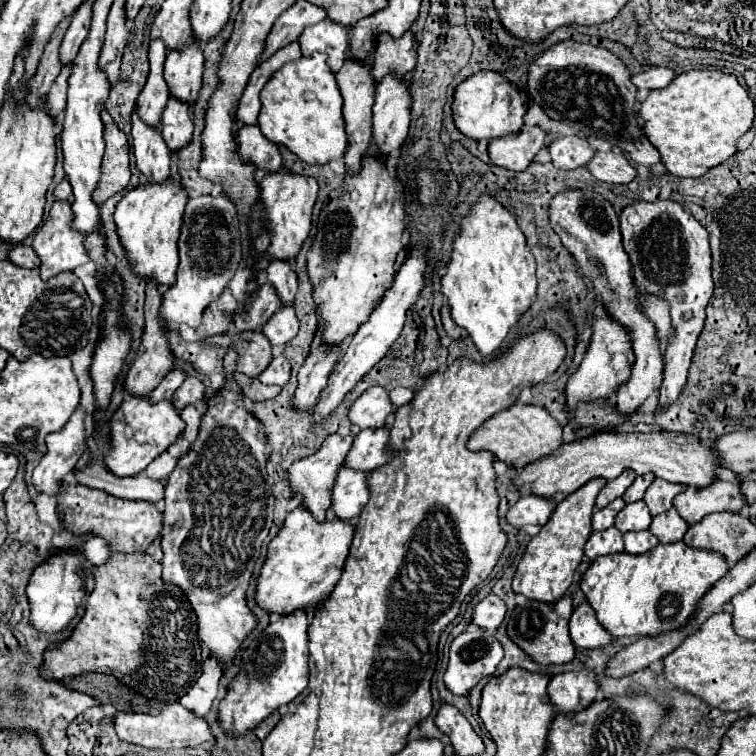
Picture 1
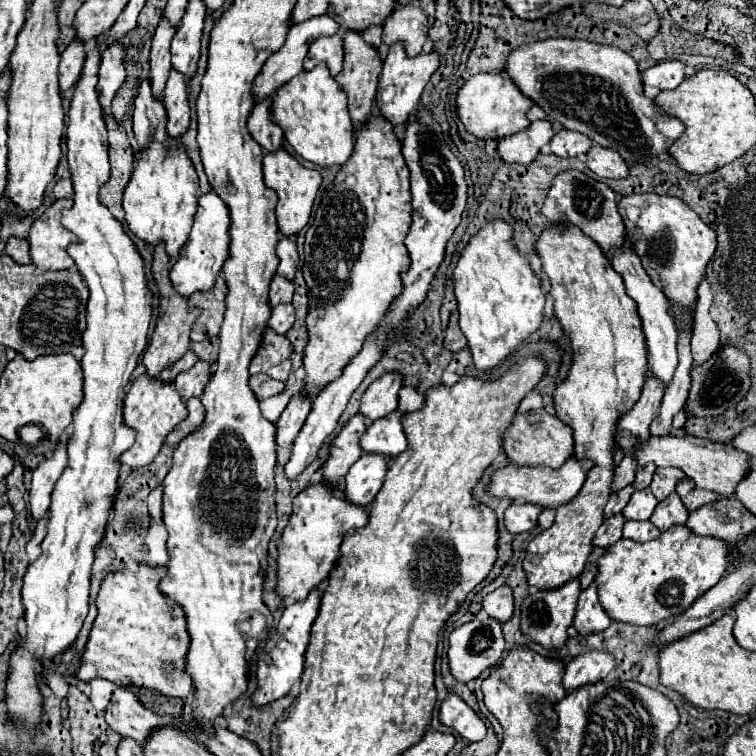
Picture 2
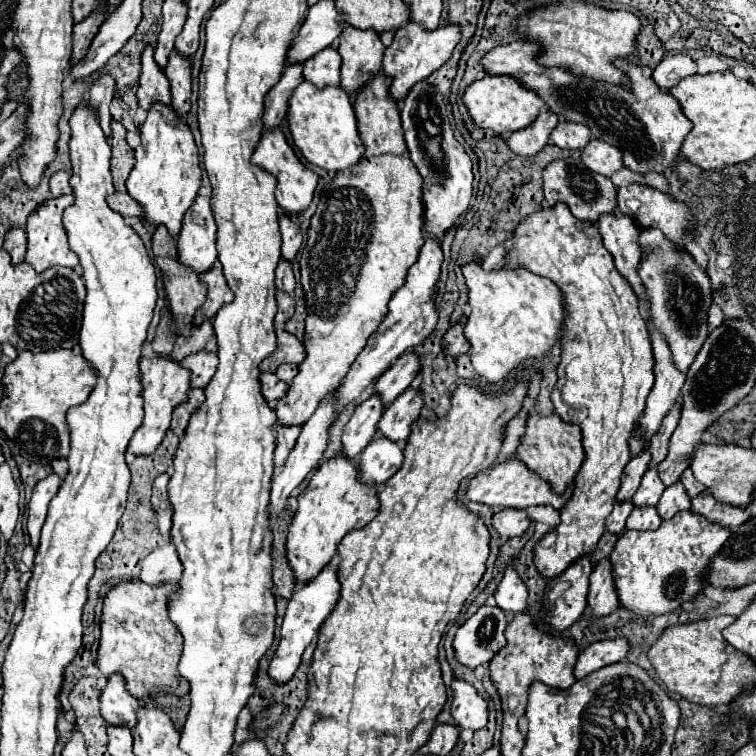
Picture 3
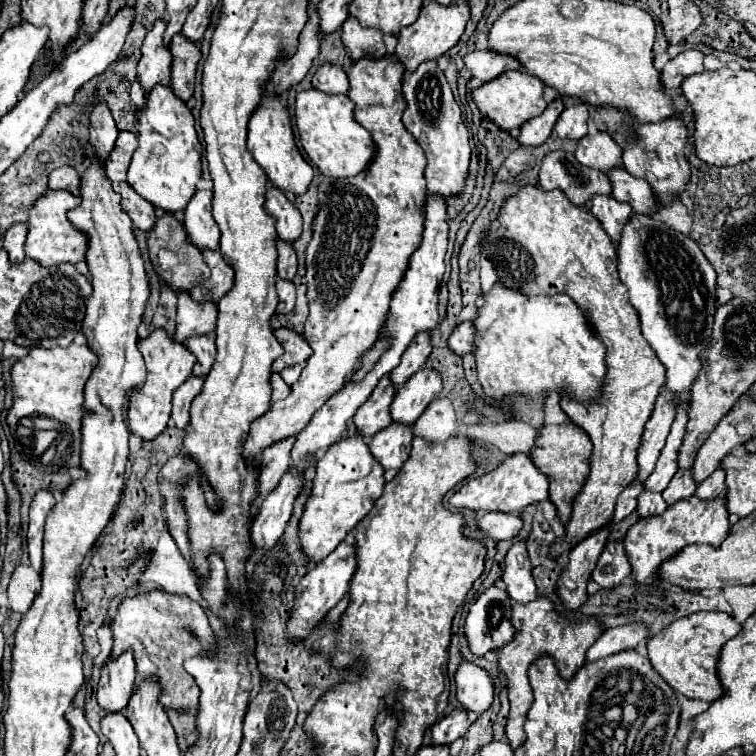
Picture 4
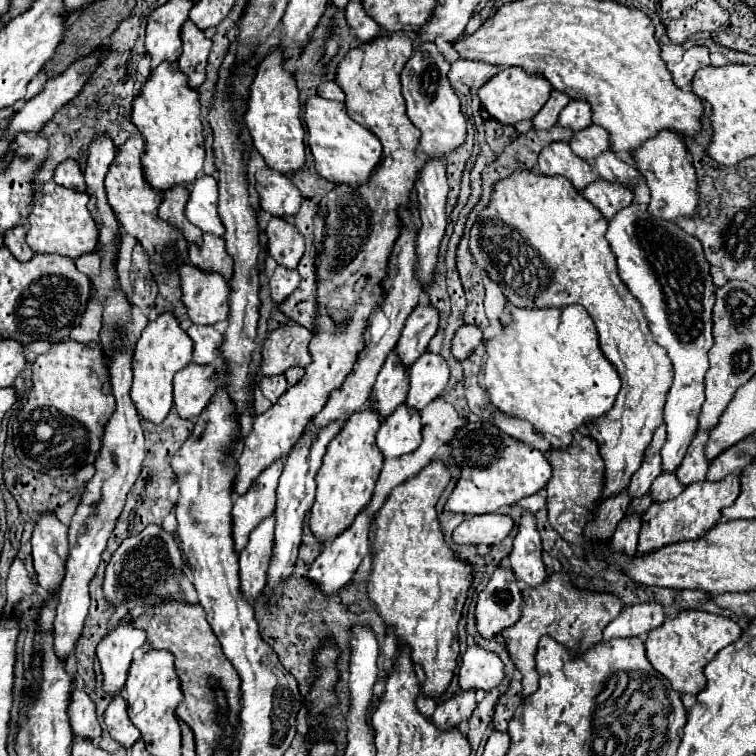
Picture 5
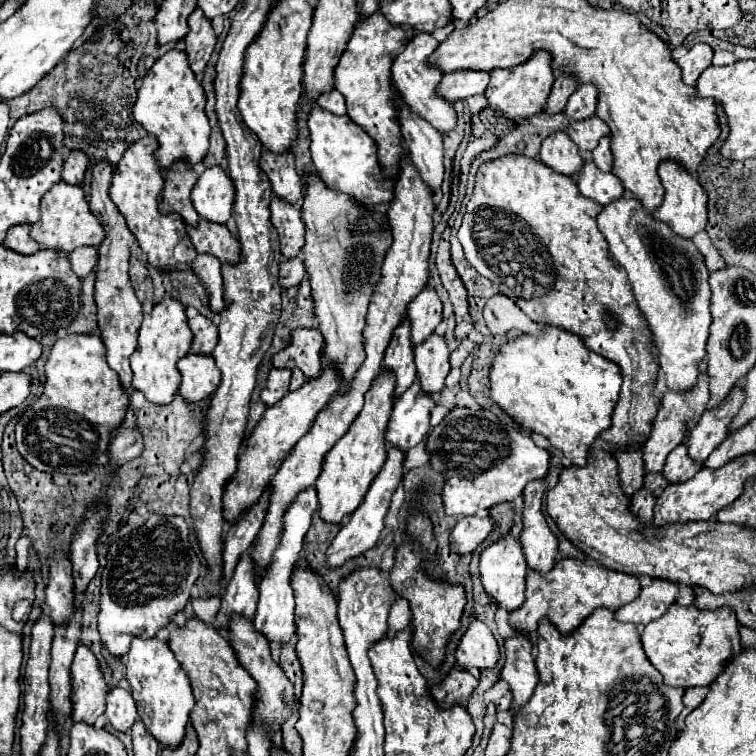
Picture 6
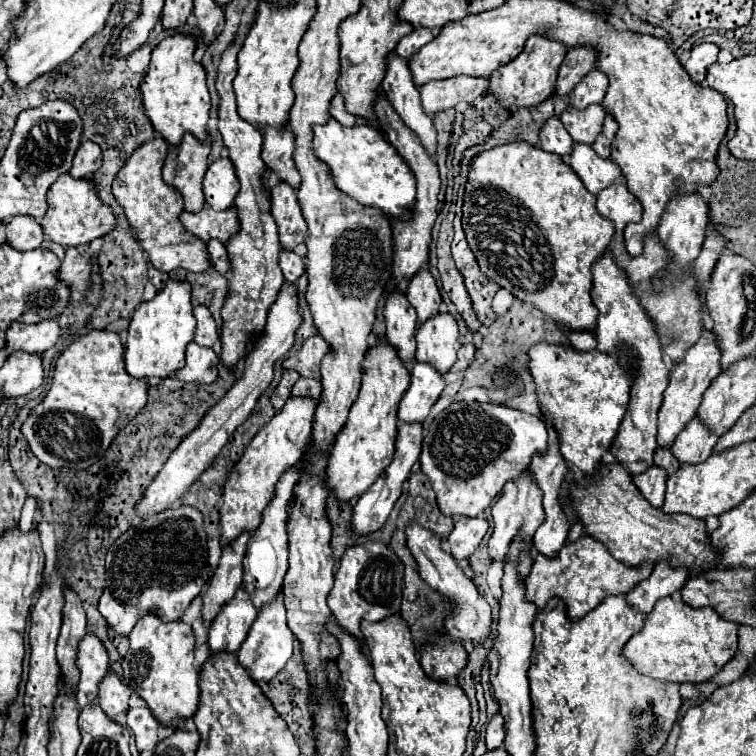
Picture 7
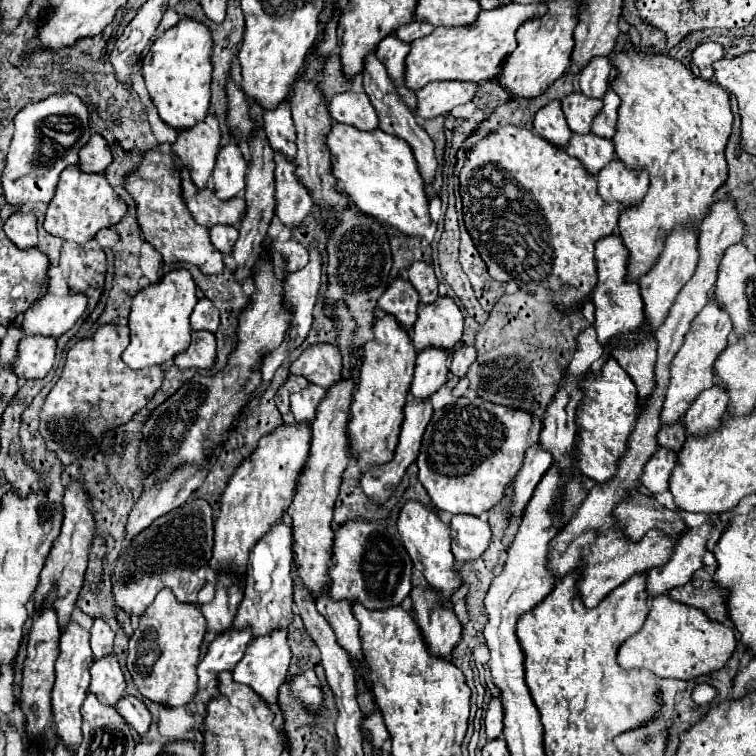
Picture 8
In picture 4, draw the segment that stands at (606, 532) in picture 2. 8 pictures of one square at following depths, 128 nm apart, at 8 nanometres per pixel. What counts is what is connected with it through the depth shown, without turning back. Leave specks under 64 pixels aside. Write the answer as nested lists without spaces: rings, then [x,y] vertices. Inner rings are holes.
[[[630,484],[616,500],[616,510],[614,510],[614,518],[612,522],[620,522],[624,520],[628,514],[632,514],[636,510],[636,498],[642,492],[642,484]]]

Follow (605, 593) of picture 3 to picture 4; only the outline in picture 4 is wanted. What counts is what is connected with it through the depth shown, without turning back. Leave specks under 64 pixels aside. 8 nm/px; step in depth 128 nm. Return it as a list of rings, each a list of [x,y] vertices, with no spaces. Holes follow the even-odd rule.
[[[608,542],[594,572],[592,580],[602,588],[602,590],[612,590],[616,588],[626,576],[630,574],[630,564],[626,564],[626,554],[620,542]]]

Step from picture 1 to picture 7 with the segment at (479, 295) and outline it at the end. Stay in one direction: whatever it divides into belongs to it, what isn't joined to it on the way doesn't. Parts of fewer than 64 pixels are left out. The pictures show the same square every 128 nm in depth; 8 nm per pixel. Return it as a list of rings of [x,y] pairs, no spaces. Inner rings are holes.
[[[540,342],[534,344],[528,350],[528,372],[532,376],[532,382],[536,386],[536,400],[540,406],[540,412],[544,418],[552,422],[560,436],[560,452],[562,456],[578,466],[584,474],[592,474],[596,464],[602,460],[602,456],[610,450],[610,444],[614,436],[618,434],[618,426],[622,422],[622,416],[626,414],[628,402],[630,402],[630,378],[626,370],[620,366],[616,356],[602,354],[596,350],[574,350],[572,346],[562,344],[548,344]]]

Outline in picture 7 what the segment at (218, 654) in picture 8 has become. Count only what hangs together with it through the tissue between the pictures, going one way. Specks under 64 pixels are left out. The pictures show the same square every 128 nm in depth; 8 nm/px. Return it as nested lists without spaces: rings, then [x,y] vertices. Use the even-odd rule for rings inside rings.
[[[238,588],[236,594],[220,608],[208,632],[208,646],[212,652],[236,652],[246,640],[250,624],[254,622],[256,608],[250,596]]]

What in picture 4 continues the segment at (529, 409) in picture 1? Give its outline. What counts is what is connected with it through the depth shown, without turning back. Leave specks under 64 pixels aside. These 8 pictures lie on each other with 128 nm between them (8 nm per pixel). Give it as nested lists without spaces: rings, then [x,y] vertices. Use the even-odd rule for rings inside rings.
[[[544,424],[540,428],[540,434],[532,446],[532,450],[528,452],[530,460],[534,462],[534,466],[548,476],[550,482],[550,500],[552,504],[558,508],[558,516],[560,520],[566,524],[572,512],[572,500],[578,494],[578,490],[582,488],[582,484],[586,482],[586,476],[590,472],[590,454],[592,454],[592,442],[588,438],[588,434],[578,428],[576,424],[558,424],[558,426],[548,426]]]

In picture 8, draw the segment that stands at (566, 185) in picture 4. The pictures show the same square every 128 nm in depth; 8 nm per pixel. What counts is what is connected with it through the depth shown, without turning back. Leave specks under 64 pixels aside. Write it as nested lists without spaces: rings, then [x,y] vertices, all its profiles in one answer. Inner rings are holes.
[[[550,102],[546,108],[540,108],[534,118],[534,134],[548,140],[558,148],[566,148],[572,132],[566,128],[566,118],[562,116],[560,102]]]

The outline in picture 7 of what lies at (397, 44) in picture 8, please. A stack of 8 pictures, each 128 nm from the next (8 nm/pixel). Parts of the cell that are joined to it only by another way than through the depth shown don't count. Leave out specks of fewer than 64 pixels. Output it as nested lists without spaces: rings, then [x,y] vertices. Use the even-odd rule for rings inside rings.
[[[394,52],[388,56],[388,68],[386,76],[382,80],[382,92],[390,100],[392,108],[400,114],[402,122],[420,138],[424,150],[428,156],[436,156],[436,128],[432,124],[432,118],[424,112],[420,102],[420,92],[412,82],[412,74],[408,70],[408,64],[398,60]]]

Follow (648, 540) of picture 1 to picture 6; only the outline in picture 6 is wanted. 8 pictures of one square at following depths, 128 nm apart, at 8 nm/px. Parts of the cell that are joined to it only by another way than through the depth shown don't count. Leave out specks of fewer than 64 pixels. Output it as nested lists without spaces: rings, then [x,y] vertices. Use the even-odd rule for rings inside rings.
[[[678,444],[678,448],[674,448],[674,452],[670,452],[670,456],[666,458],[666,466],[662,470],[662,476],[666,478],[666,482],[678,484],[678,482],[690,480],[700,468],[702,468],[700,464],[694,464],[686,456],[686,444]]]

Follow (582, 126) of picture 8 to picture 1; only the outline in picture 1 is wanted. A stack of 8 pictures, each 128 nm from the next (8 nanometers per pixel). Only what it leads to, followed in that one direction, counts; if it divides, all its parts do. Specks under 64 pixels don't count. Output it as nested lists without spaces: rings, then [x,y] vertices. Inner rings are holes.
[[[596,152],[596,156],[590,160],[586,168],[600,182],[628,184],[636,178],[634,166],[624,158],[624,154],[618,154],[618,152]]]

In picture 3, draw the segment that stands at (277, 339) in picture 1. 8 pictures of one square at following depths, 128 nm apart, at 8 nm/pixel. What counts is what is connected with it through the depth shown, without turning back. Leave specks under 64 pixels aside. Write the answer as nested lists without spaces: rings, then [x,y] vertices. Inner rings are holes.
[[[278,292],[276,302],[278,302],[278,312],[276,312],[274,324],[276,324],[276,328],[284,328],[284,324],[286,324],[286,322],[292,318],[292,314],[294,314],[294,298],[292,298],[292,296],[286,296],[284,292]]]

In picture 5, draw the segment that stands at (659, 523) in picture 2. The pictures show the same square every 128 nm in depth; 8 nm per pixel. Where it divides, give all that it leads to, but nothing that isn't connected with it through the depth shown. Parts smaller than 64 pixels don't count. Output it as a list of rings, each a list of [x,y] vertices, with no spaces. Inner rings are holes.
[[[698,432],[676,472],[676,478],[682,486],[690,486],[694,482],[702,482],[706,478],[708,470],[708,460],[704,458],[704,444],[708,440],[708,432]]]

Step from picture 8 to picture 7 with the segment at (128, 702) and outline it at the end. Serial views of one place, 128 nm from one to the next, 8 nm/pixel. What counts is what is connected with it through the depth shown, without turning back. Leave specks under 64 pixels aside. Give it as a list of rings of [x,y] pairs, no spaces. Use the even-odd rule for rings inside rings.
[[[146,706],[142,708],[130,708],[128,712],[128,726],[134,734],[134,740],[136,740],[136,748],[138,752],[154,752],[156,744],[158,744],[158,722],[154,720],[154,716],[150,714],[150,710]]]

